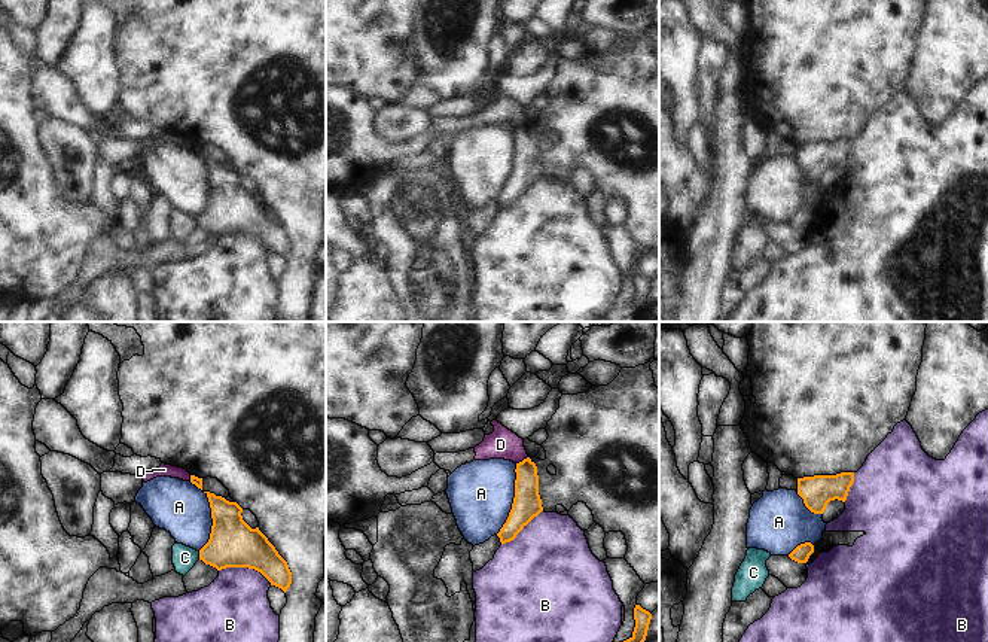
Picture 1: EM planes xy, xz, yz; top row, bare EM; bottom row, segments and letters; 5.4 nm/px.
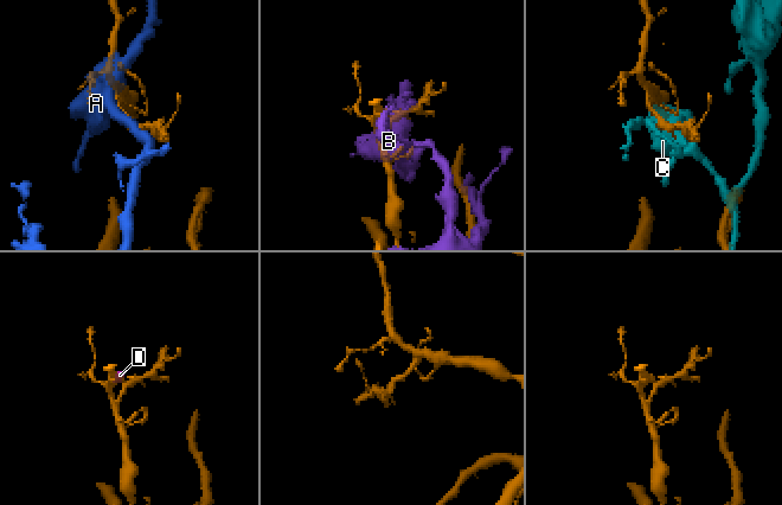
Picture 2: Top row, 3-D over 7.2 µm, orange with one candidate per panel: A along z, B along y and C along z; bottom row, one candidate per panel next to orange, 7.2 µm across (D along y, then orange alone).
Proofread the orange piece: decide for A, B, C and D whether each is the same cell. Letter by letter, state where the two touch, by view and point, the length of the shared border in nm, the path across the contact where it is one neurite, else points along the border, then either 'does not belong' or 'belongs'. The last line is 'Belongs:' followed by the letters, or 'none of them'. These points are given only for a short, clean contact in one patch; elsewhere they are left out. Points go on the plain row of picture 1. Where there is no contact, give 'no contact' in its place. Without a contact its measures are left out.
A: contact xy (212, 180); length 380 nm; does not belong
B: contact xy (246, 233); length 300 nm; does not belong
C: contact xy (200, 222); length 50 nm; does not belong
D: contact xz (523, 127); length 80 nm; border xz (527, 122), (517, 130); does not belong
Belongs: none of them

